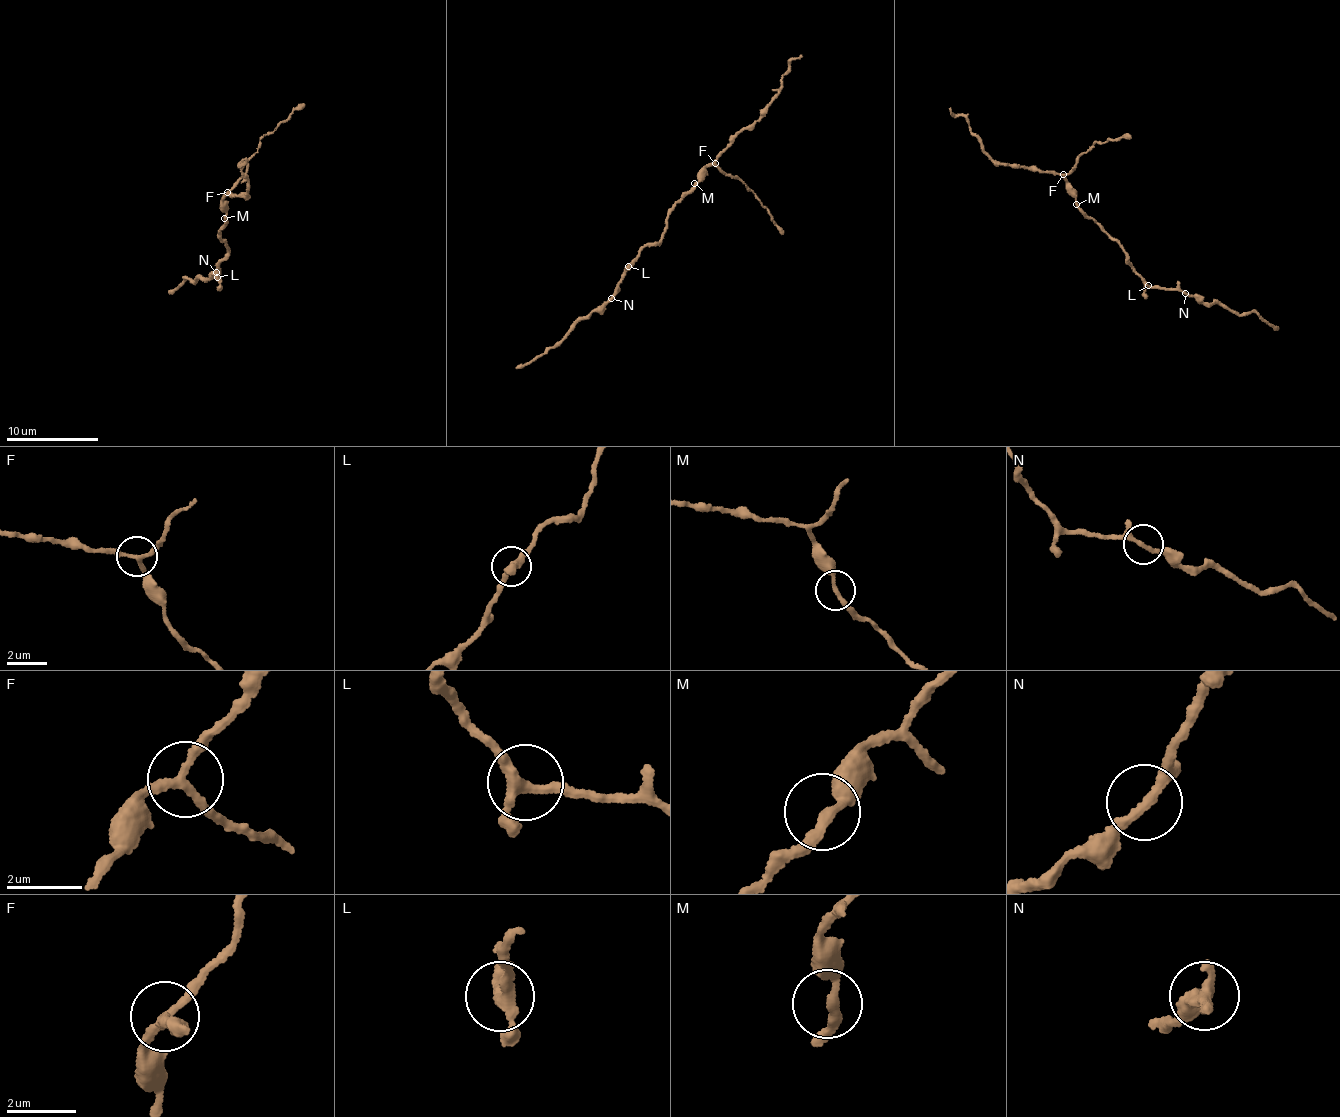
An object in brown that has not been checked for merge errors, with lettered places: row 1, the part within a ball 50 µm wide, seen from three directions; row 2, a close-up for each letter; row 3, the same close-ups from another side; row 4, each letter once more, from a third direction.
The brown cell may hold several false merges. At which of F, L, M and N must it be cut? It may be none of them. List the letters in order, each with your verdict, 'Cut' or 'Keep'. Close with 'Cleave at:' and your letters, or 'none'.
F: Keep
L: Keep
M: Keep
N: Keep
Cleave at: none

